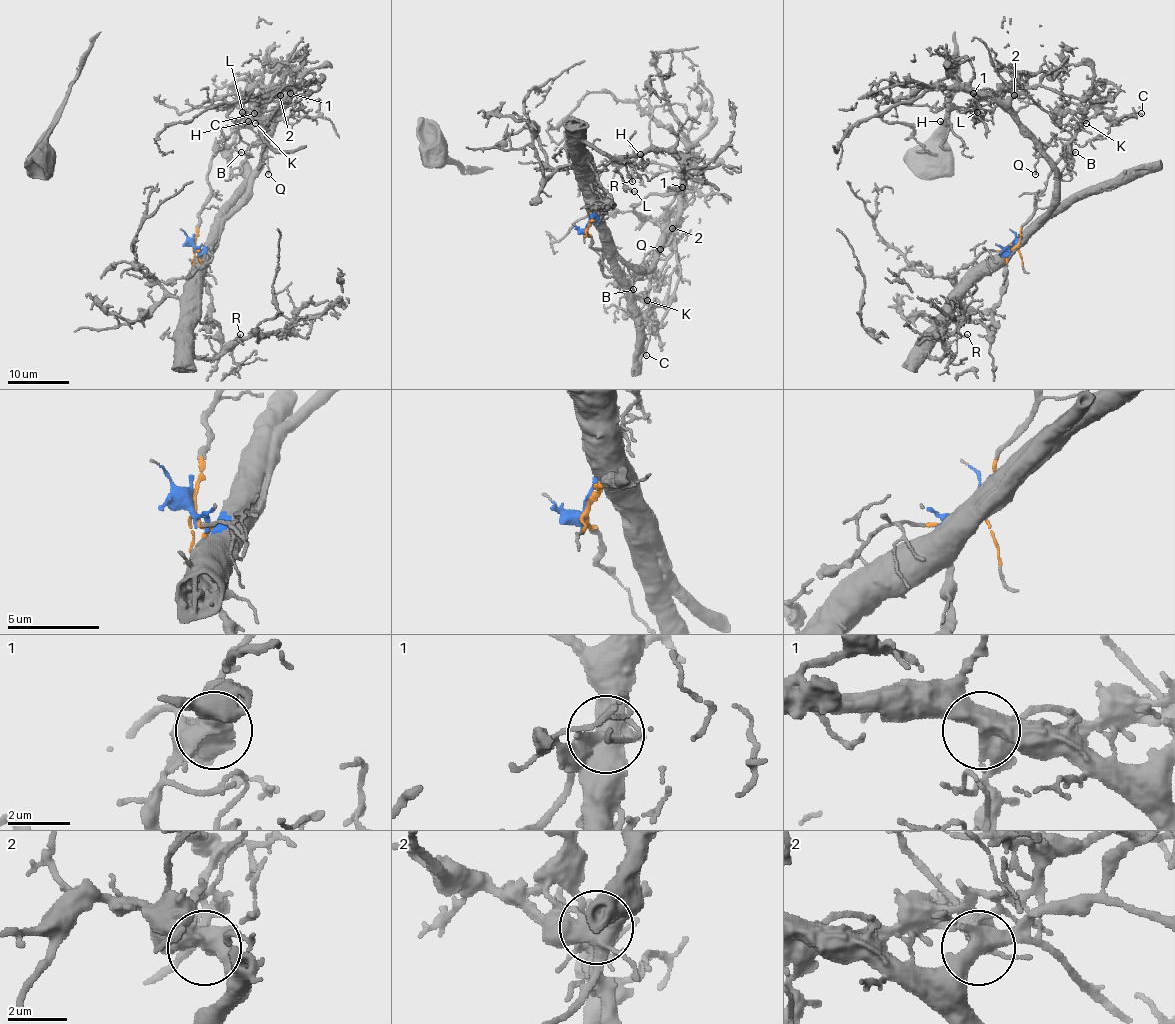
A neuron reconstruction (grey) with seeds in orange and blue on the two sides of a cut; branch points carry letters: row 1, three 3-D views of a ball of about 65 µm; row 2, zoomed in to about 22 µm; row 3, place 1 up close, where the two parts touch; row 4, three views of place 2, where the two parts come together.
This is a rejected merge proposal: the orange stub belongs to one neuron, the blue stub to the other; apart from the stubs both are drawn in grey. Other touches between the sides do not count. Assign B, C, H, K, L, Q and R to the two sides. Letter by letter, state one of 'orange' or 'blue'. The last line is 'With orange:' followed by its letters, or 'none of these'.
B: orange
C: orange
H: blue
K: orange
L: blue
Q: blue
R: blue
With orange: B, C, K

